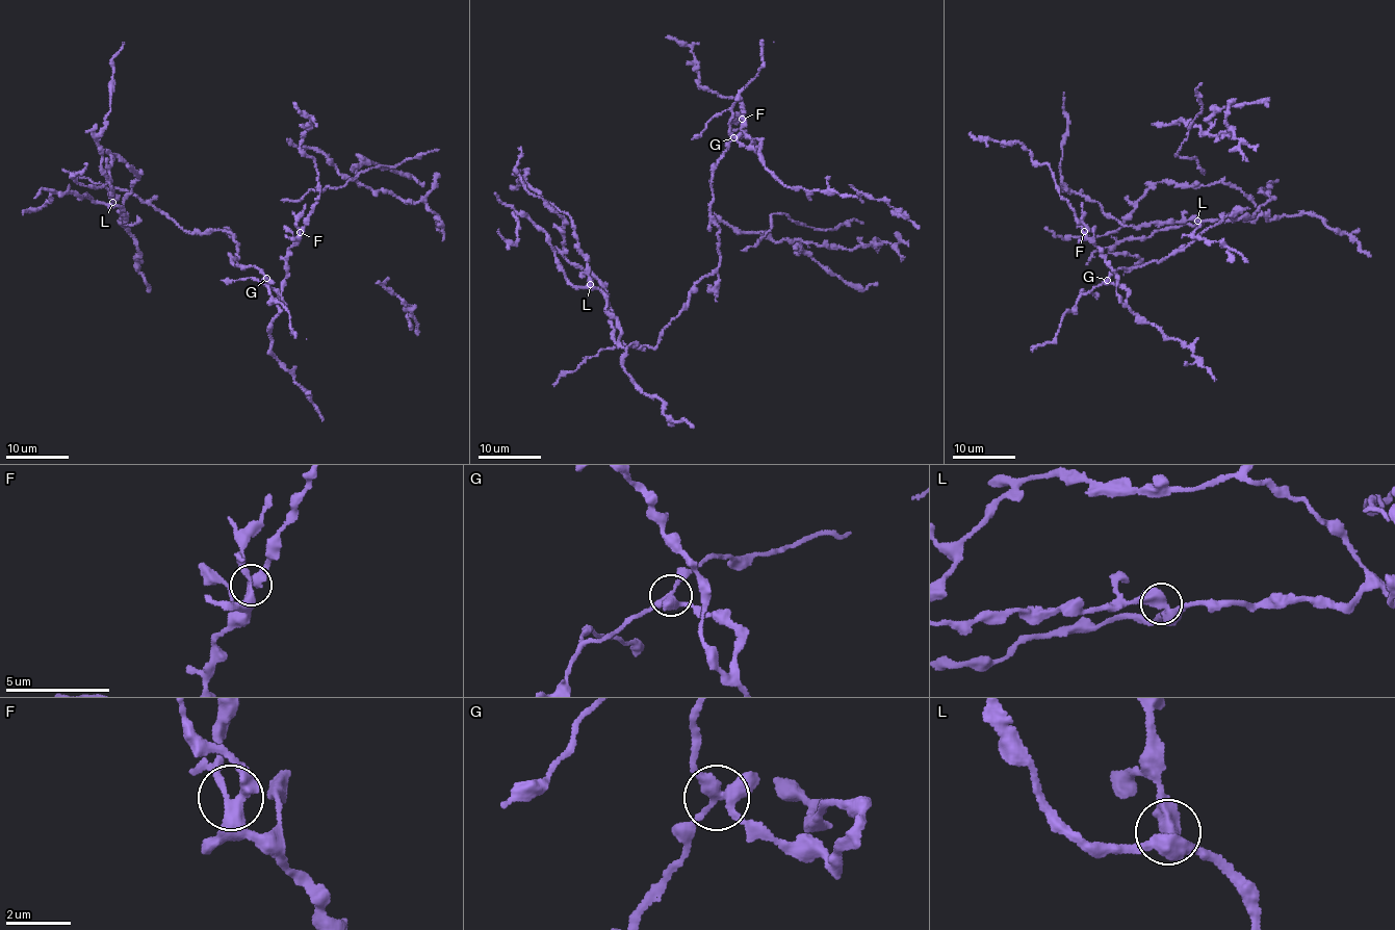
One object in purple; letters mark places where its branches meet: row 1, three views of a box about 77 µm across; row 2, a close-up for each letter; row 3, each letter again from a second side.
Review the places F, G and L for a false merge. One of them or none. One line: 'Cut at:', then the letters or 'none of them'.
Cut at: G

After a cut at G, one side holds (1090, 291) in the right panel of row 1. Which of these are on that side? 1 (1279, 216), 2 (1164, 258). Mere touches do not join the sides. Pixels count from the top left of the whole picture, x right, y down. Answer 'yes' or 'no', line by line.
1: no
2: yes

